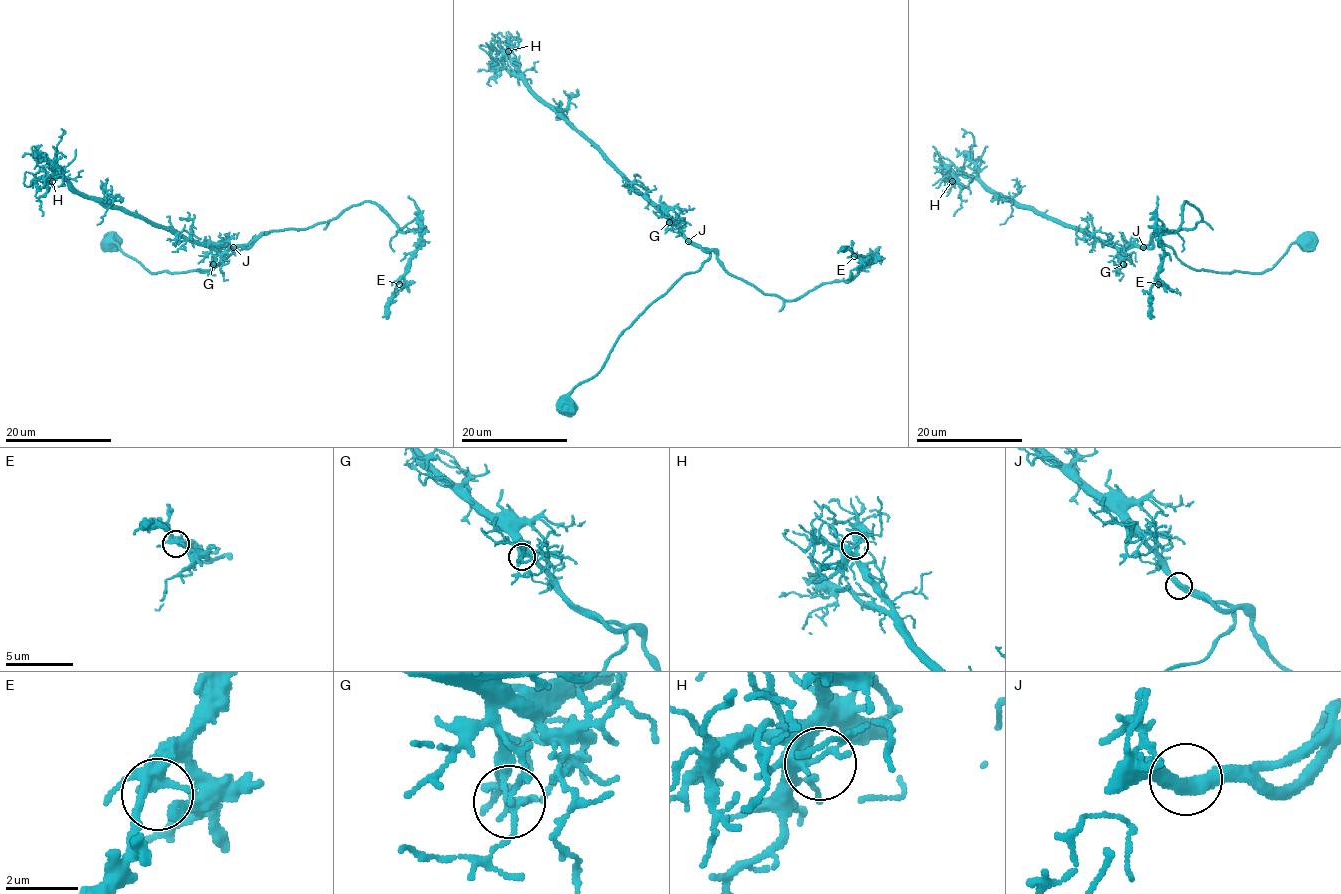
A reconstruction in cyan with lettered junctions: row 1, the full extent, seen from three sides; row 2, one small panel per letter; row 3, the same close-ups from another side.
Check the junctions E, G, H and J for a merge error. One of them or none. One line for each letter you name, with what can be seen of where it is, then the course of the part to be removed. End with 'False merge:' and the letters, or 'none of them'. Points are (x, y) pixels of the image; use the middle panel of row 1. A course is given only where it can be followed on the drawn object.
False merge: none of them

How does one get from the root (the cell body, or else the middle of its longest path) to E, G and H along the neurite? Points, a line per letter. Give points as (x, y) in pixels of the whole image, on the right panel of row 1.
E: (1150, 244), (1156, 233), (1192, 229), (1202, 214), (1186, 201), (1182, 225), (1160, 234), (1158, 284)
G: (1150, 244), (1124, 246), (1119, 252), (1123, 264)
H: (1150, 244), (1116, 249), (1028, 207), (1018, 206), (974, 178), (959, 175), (952, 181)

